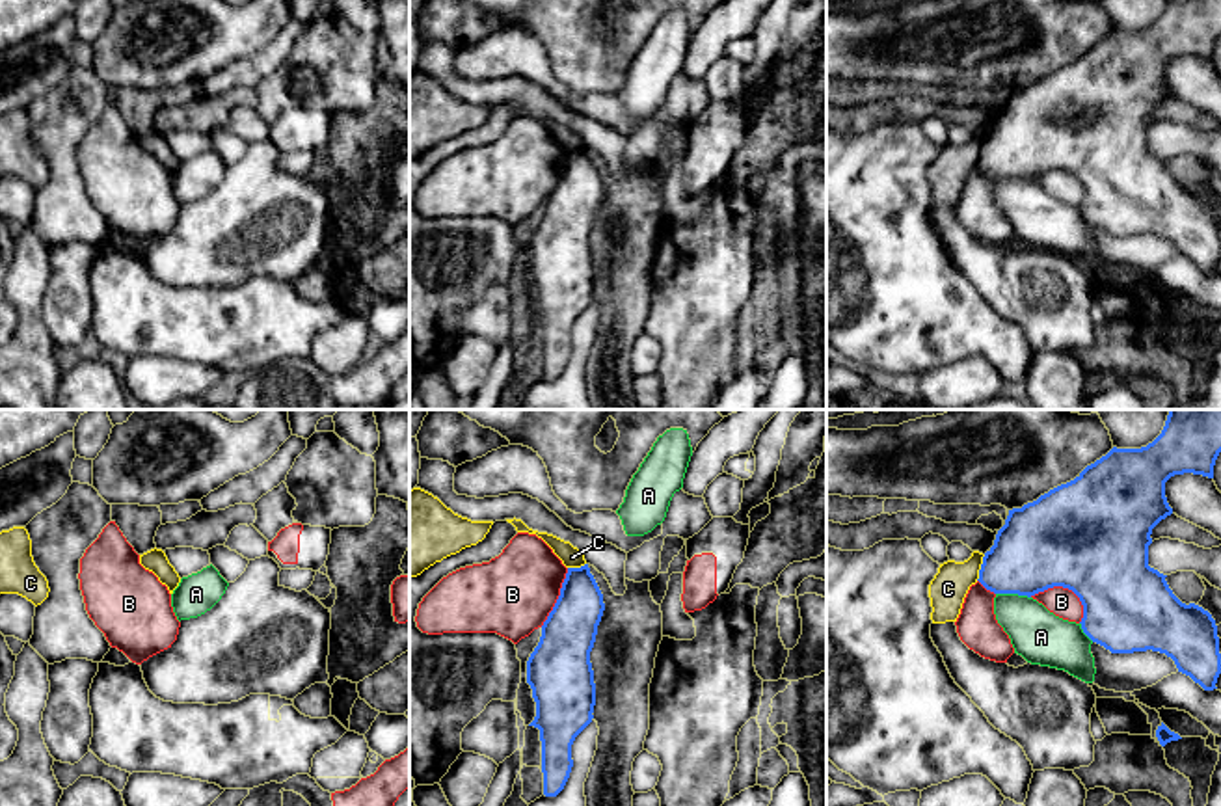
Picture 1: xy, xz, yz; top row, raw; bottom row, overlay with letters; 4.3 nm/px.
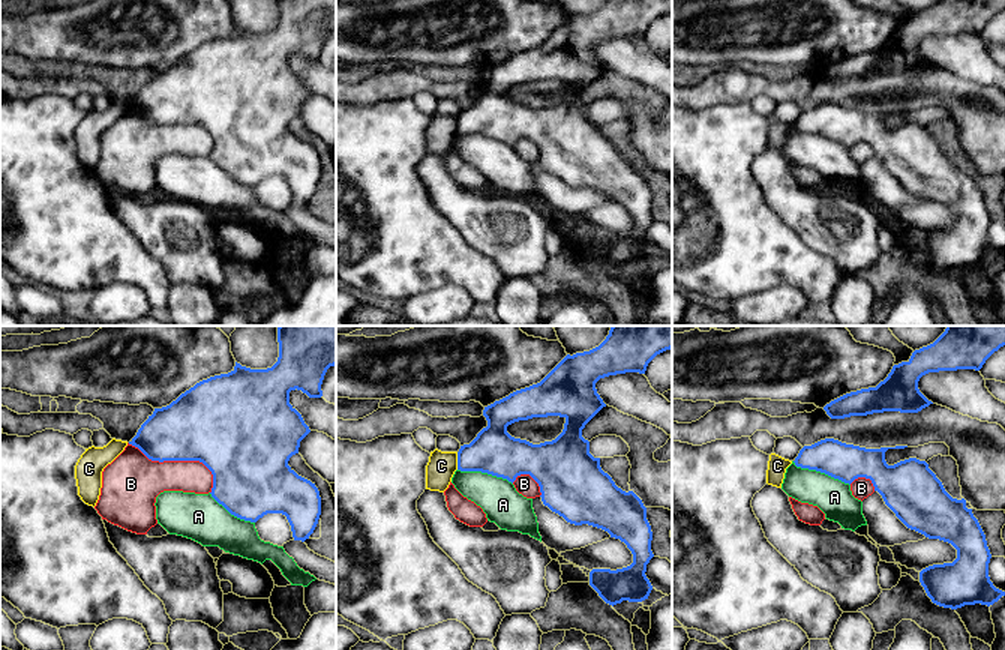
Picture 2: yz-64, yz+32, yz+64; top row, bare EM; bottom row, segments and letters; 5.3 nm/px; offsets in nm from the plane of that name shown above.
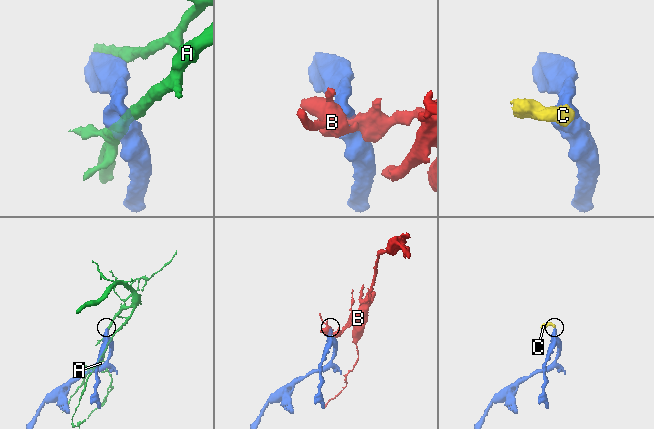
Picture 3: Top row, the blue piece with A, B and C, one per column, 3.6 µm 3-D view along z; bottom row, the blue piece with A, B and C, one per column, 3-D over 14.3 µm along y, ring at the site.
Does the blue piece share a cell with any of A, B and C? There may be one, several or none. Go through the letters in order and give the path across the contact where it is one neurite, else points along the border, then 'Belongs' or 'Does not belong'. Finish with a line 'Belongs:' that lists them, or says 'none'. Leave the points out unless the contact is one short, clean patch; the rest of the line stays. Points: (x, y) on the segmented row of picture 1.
A: Does not belong
B: Does not belong
C: Boundary: yz (985, 555), (976, 579). Does not belong
Belongs: none

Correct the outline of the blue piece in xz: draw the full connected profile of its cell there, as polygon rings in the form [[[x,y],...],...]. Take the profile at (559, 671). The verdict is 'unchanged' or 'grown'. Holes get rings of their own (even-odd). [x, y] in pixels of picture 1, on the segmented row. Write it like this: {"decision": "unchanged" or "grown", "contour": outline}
{"decision": "unchanged", "contour": [[[588,564],[568,568],[560,596],[527,661],[527,683],[536,702],[529,726],[540,730],[545,797],[564,789],[573,767],[571,745],[594,719],[590,652],[603,611],[603,594]]]}

